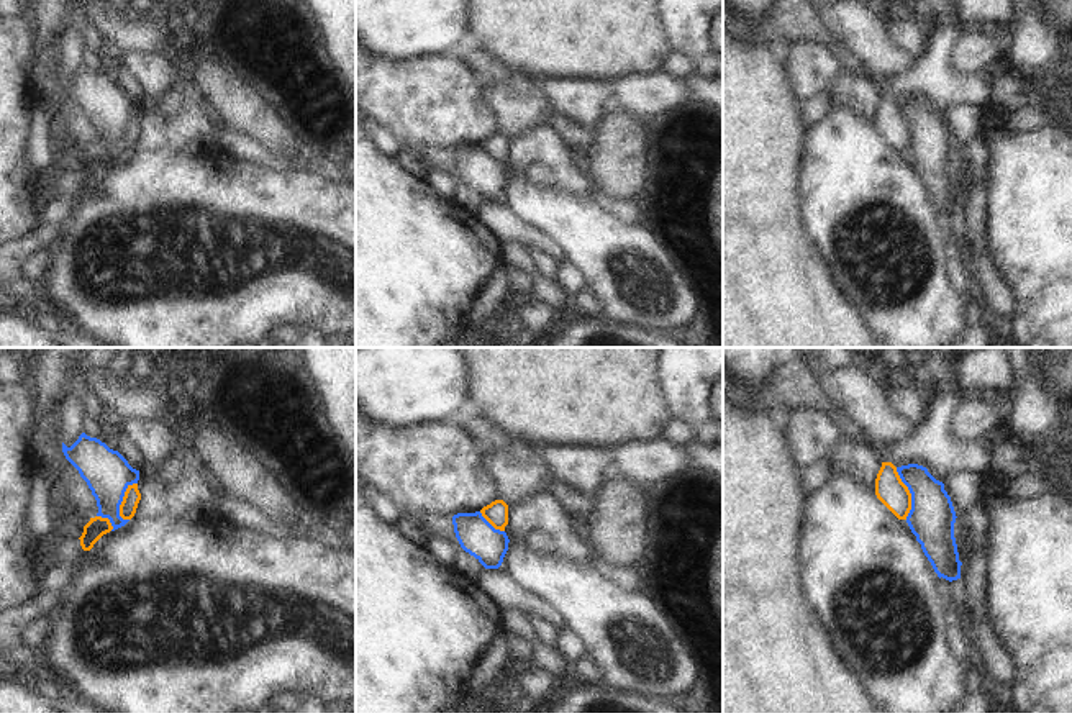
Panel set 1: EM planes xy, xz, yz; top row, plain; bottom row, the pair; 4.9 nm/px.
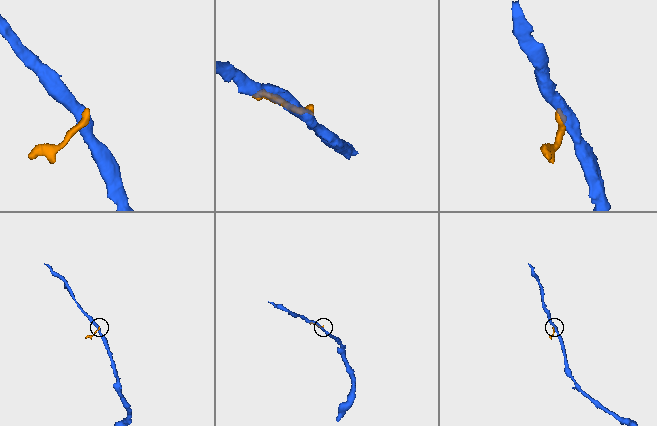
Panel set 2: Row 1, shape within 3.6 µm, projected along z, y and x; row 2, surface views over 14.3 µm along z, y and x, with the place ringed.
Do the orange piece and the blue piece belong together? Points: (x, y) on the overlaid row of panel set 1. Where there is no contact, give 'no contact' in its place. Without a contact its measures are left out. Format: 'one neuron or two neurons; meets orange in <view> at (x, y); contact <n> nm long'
two neurons; meets orange in yz at (910, 494); contact 260 nm long

